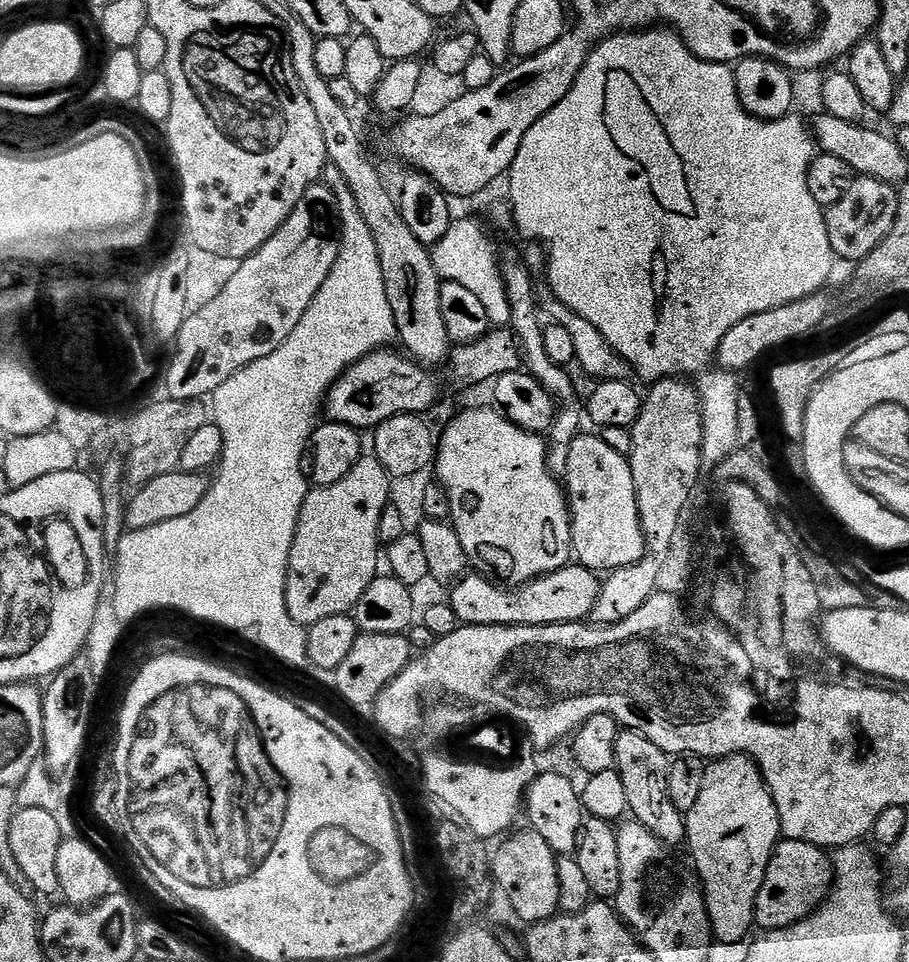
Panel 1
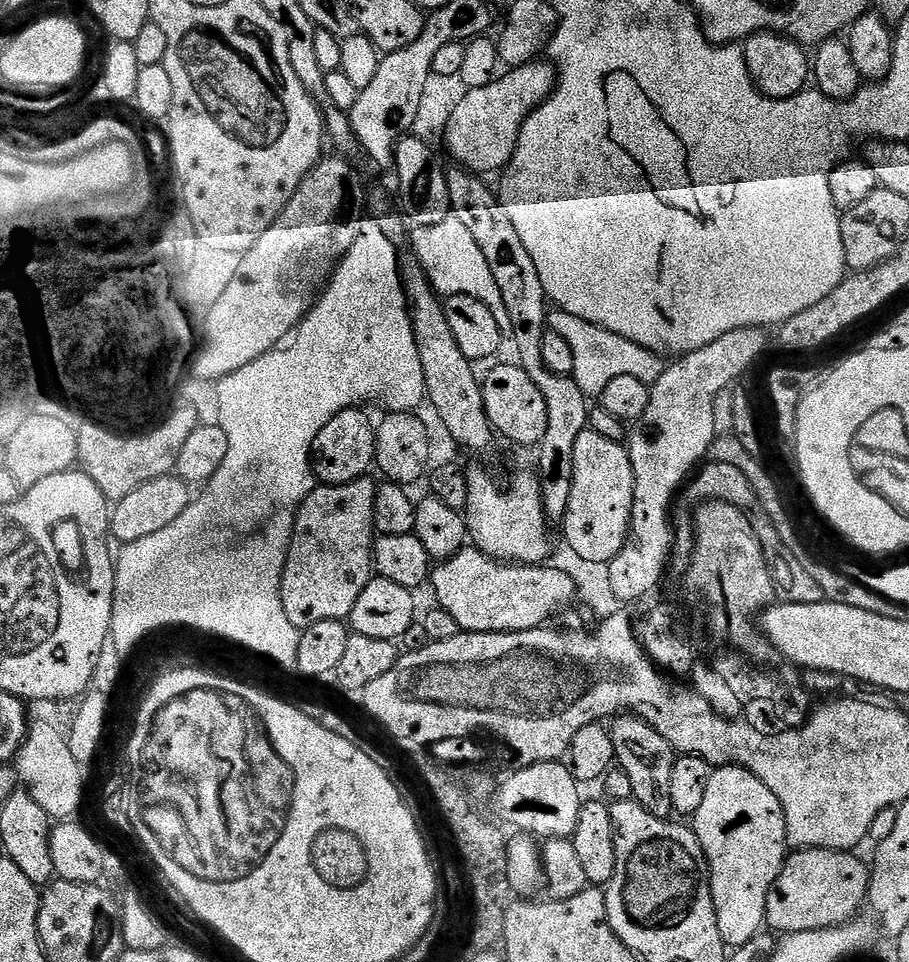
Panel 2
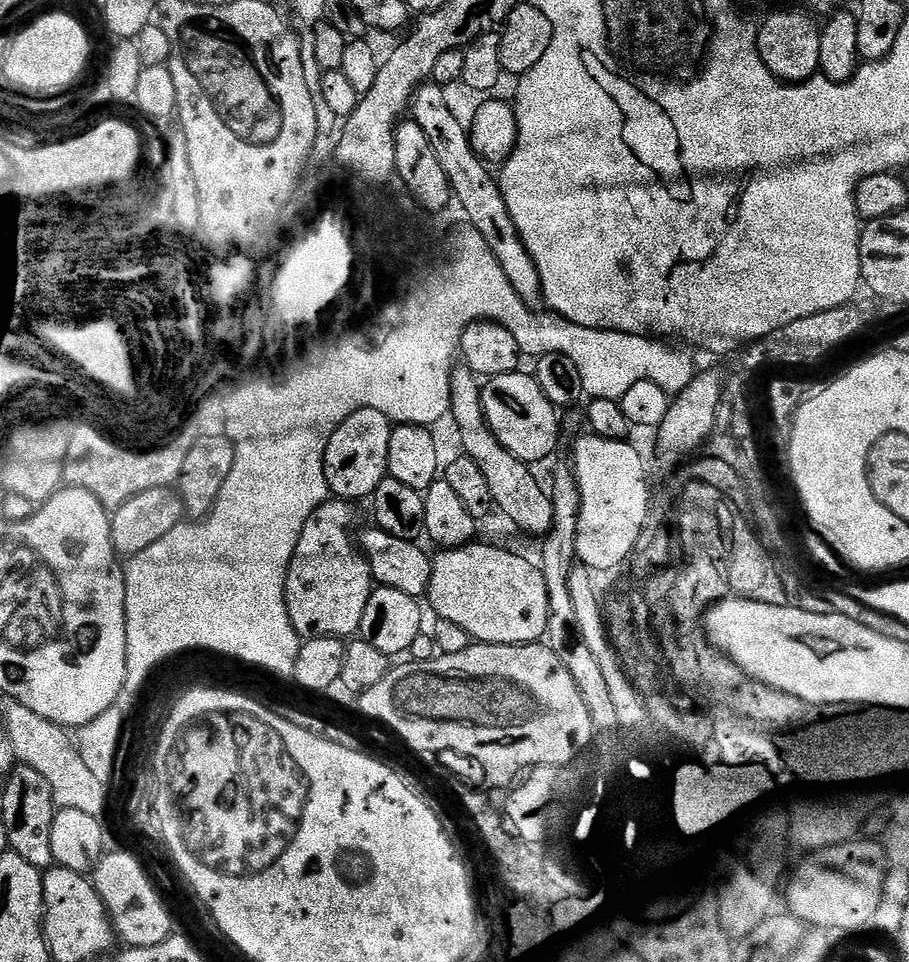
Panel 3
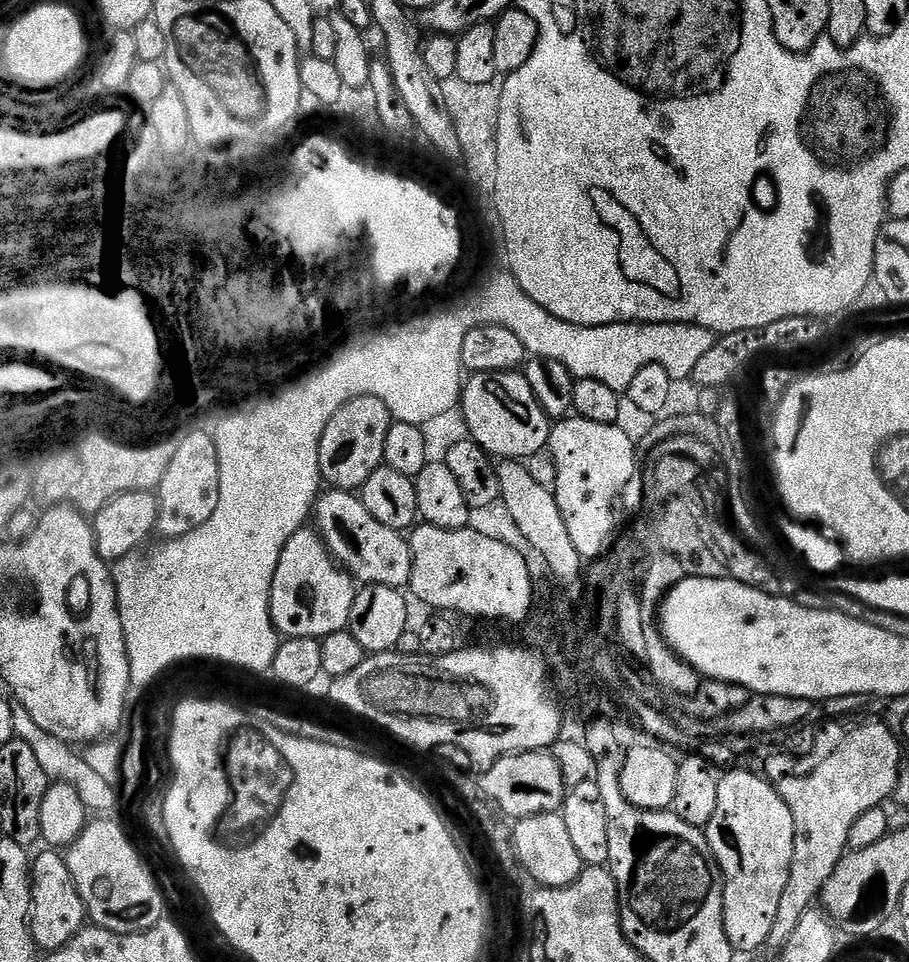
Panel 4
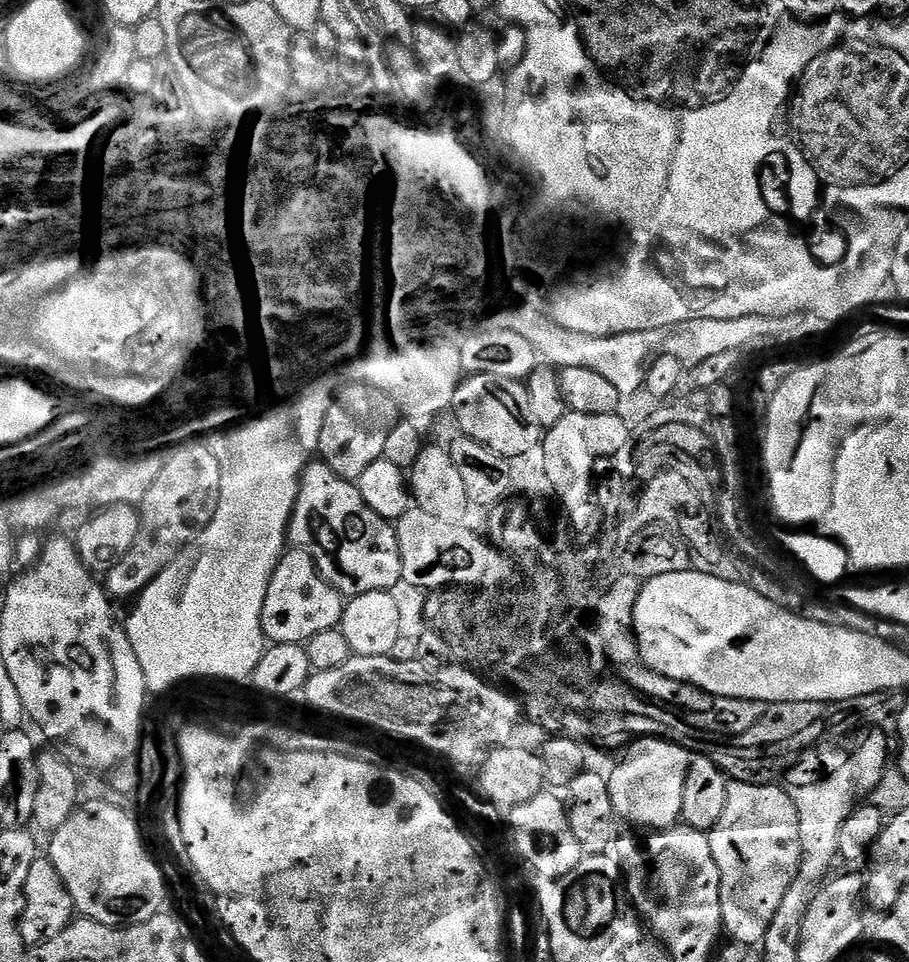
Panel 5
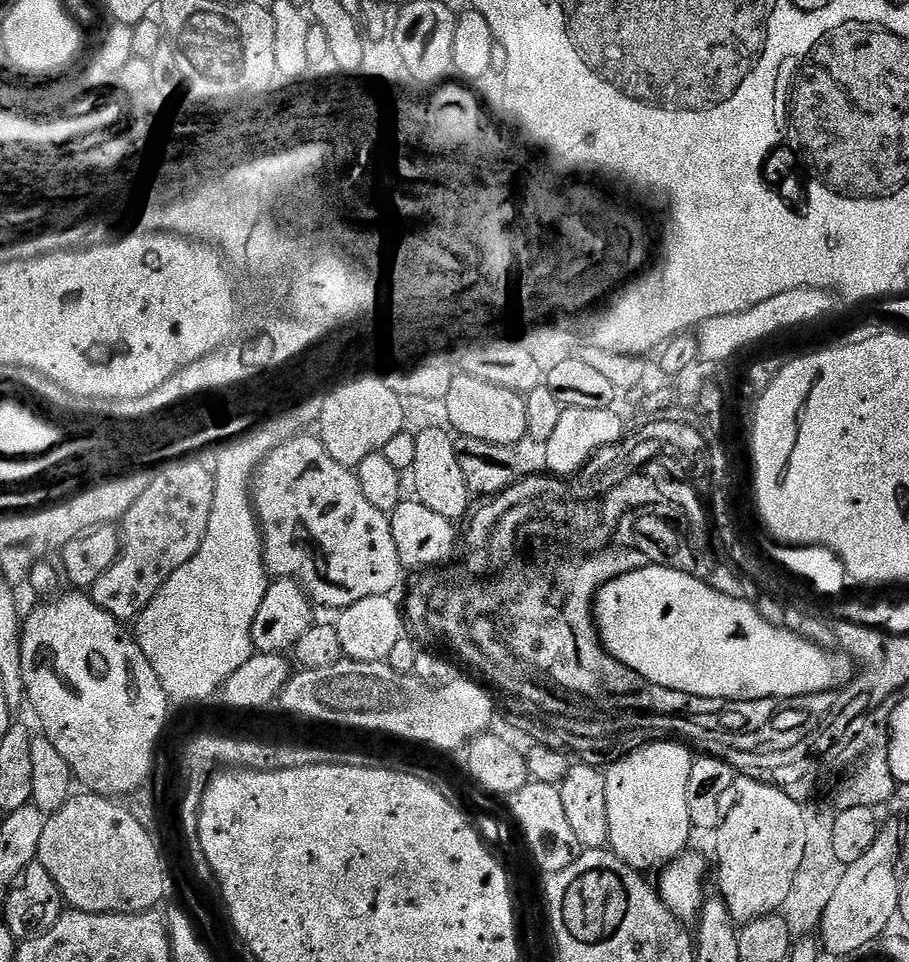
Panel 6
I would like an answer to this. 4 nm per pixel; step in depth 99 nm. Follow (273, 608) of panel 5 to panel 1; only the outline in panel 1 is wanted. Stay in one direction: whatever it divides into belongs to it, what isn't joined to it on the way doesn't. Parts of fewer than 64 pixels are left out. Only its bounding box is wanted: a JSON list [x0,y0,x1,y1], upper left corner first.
[285,455,392,626]

